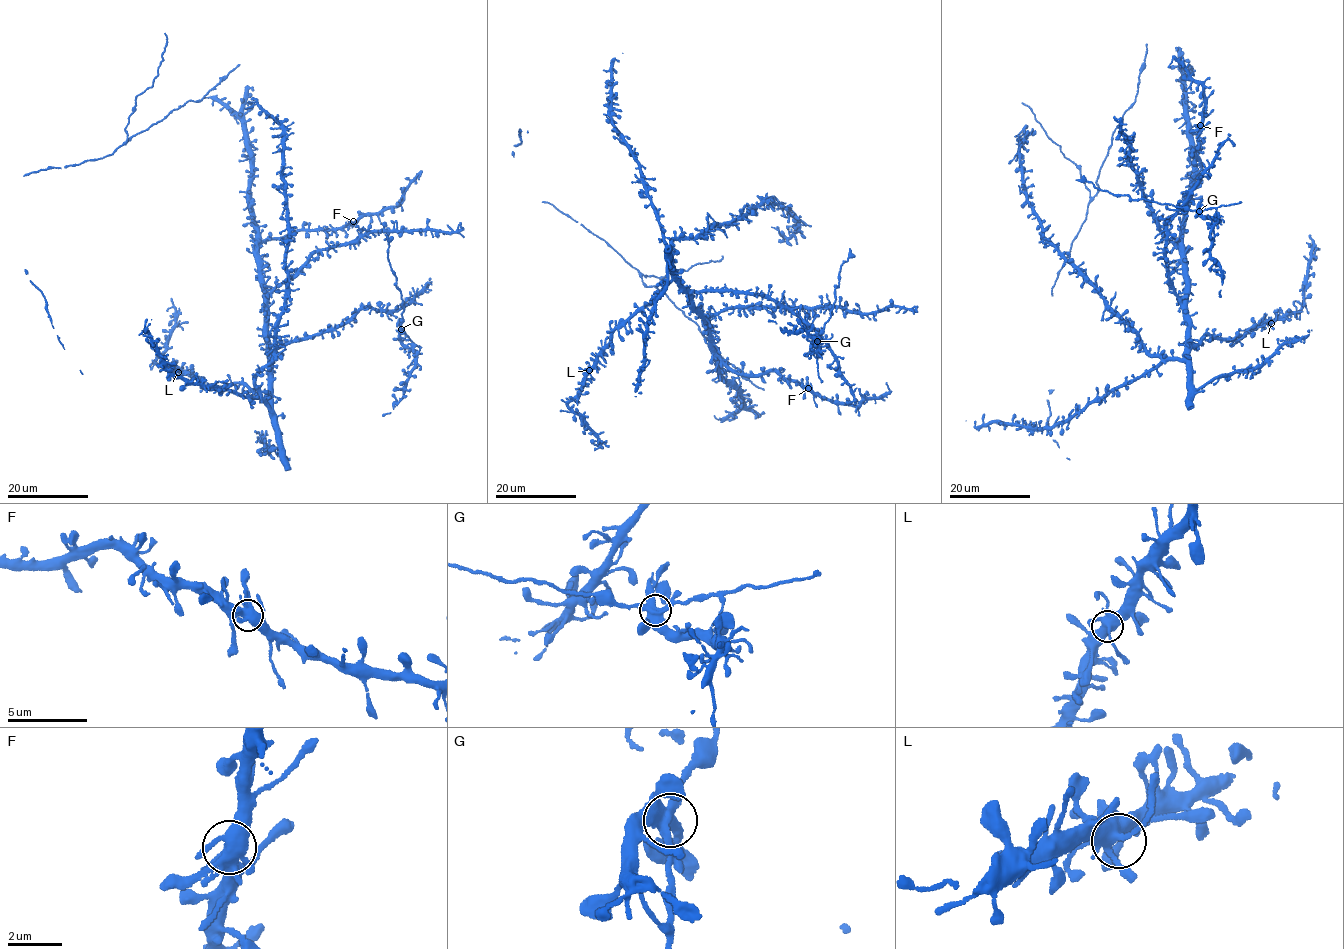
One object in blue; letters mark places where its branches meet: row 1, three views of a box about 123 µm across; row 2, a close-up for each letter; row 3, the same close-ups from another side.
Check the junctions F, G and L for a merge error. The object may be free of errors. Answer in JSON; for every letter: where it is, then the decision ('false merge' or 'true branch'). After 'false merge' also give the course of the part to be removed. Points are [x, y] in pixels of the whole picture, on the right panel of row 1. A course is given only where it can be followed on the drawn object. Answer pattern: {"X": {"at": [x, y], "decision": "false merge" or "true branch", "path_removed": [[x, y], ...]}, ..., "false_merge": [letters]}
{"F": {"at": [1200, 125], "decision": "true branch"}, "G": {"at": [1199, 211], "decision": "true branch"}, "L": {"at": [1271, 323], "decision": "true branch"}, "false_merge": []}

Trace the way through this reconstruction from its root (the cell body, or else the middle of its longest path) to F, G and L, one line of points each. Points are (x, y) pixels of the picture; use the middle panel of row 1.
F: (715, 356), (738, 373), (776, 370), (808, 388)
G: (715, 356), (707, 326), (691, 300), (693, 292), (726, 289), (766, 295), (820, 330), (817, 341)
L: (715, 356), (707, 326), (673, 279), (649, 304), (637, 308), (618, 325), (589, 370)

